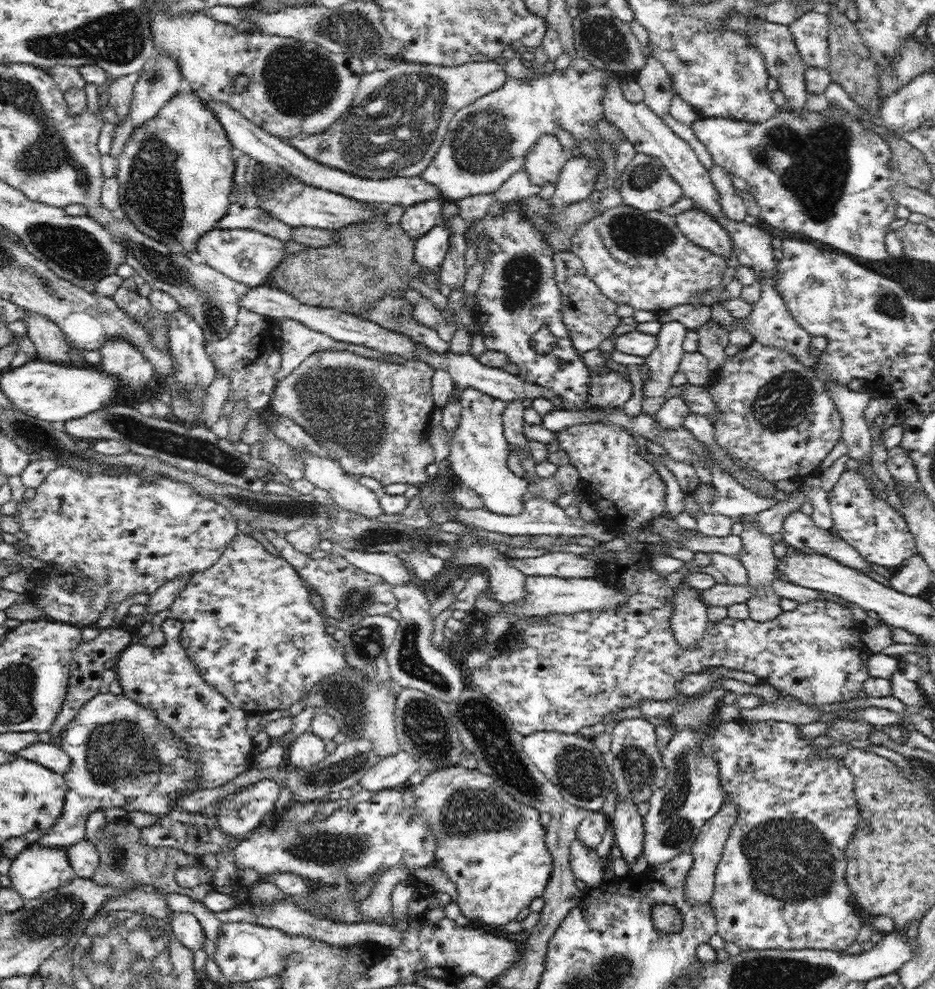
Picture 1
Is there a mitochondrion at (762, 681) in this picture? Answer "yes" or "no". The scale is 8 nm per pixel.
no

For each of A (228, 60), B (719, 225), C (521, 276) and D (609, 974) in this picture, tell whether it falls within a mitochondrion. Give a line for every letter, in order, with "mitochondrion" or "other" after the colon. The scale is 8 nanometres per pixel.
A: other
B: other
C: mitochondrion
D: mitochondrion

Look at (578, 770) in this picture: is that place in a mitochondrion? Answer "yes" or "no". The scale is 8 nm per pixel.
yes

